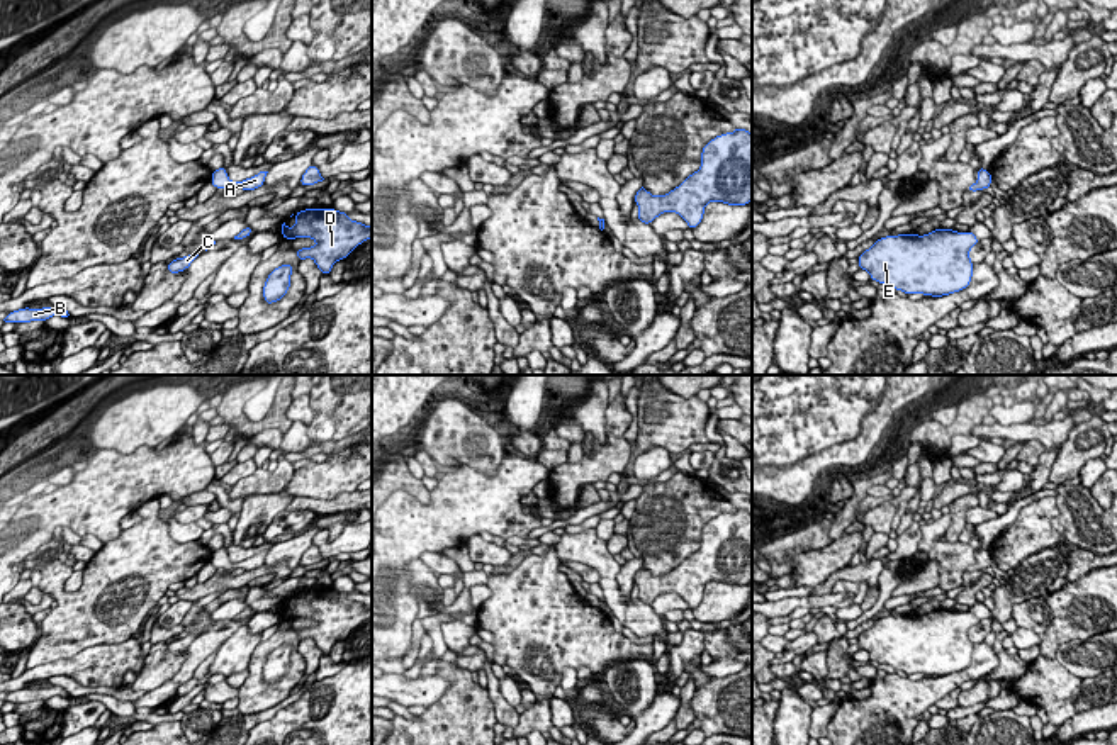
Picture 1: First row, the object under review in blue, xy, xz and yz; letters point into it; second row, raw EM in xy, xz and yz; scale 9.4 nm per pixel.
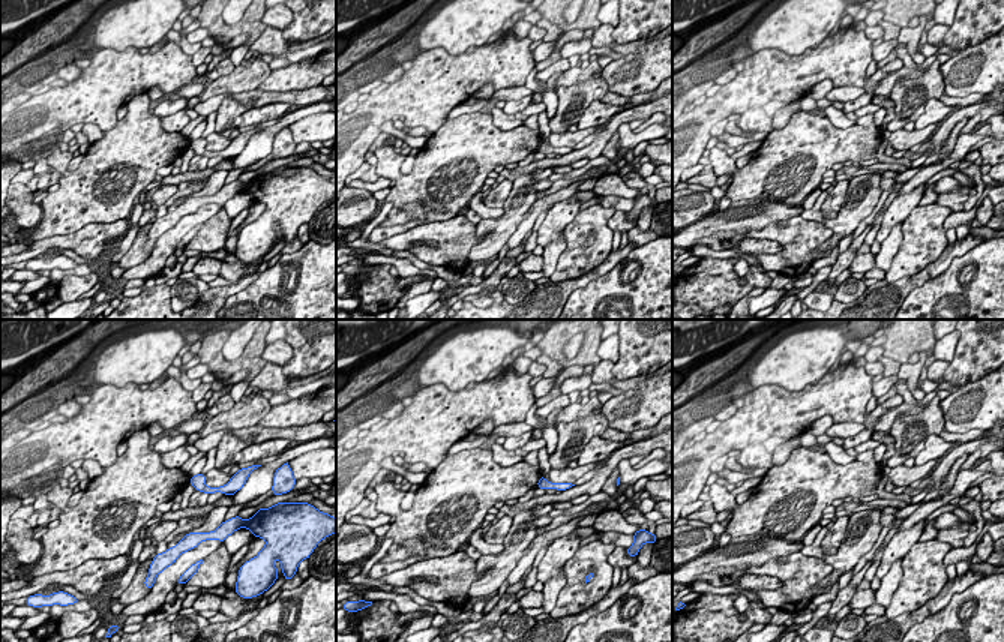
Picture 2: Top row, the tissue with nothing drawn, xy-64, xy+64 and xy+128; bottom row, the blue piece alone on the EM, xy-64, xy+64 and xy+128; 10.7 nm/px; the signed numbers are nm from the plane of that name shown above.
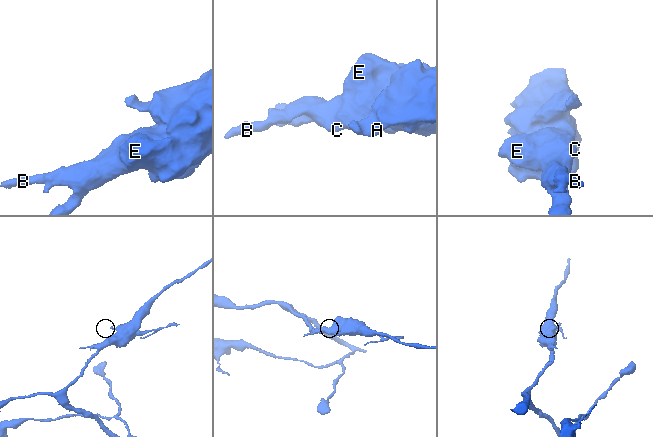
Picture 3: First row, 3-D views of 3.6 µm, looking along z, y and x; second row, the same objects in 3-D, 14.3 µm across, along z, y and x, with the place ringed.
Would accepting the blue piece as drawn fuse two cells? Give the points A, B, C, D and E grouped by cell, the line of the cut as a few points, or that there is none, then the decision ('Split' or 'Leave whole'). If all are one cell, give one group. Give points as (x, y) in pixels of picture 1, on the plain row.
Groups: A B C D E. No split. Leave whole

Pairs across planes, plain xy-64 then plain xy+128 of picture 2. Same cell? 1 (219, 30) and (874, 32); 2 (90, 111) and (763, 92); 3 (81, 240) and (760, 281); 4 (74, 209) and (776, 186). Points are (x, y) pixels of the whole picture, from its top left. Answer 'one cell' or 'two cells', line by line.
1: two cells
2: one cell
3: two cells
4: one cell

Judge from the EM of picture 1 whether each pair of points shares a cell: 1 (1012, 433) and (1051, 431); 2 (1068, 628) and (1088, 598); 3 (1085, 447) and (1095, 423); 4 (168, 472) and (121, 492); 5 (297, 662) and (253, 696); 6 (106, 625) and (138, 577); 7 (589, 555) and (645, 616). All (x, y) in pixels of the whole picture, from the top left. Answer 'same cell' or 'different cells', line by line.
1: same cell
2: same cell
3: same cell
4: same cell
5: same cell
6: same cell
7: same cell

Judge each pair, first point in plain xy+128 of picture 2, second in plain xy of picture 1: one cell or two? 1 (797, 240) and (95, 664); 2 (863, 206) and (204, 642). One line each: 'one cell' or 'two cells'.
1: one cell
2: two cells

